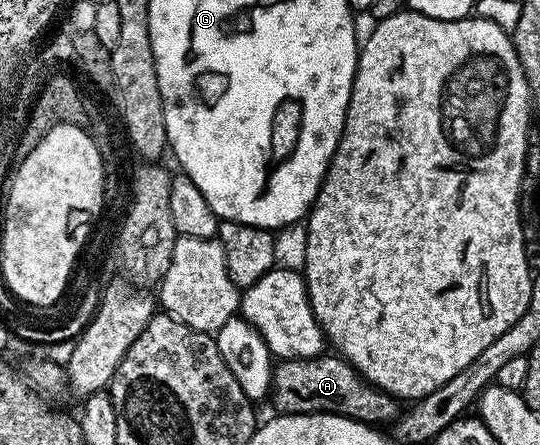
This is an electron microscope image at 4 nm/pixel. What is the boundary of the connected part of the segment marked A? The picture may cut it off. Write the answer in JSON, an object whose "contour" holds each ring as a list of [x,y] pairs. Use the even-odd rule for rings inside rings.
{"contour":[[[328,357],[285,358],[275,363],[270,402],[277,406],[280,414],[337,414],[377,428],[400,417],[402,406],[393,394],[370,385],[343,358]]]}

